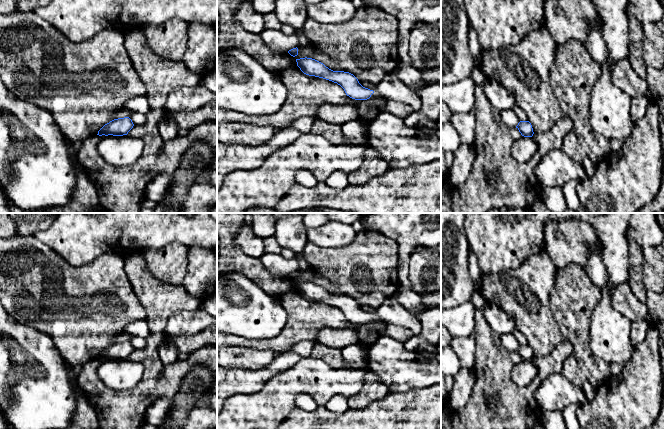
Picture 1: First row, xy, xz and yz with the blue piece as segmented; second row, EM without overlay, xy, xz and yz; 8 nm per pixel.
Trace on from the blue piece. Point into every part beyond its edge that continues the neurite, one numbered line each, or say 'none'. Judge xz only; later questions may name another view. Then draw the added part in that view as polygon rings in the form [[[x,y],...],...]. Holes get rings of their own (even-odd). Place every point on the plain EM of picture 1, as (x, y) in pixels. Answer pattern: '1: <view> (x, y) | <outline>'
1: xz (376, 323) | [[[373,314],[373,315],[374,315],[374,317],[366,325],[371,332],[376,332],[376,333],[380,334],[381,328],[383,326],[387,326],[387,323],[381,317],[377,316],[375,314]]]

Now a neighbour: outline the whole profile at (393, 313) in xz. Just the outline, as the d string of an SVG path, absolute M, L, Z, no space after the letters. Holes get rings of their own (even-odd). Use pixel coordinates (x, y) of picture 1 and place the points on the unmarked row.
M395 297L387 298L377 309L361 303L358 303L358 305L363 311L381 317L387 325L410 329L414 335L418 335L421 332L422 325L419 319L400 305Z

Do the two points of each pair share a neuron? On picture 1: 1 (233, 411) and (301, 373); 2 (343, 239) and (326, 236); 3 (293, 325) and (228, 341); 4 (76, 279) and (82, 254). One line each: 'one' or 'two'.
1: one
2: one
3: one
4: two

